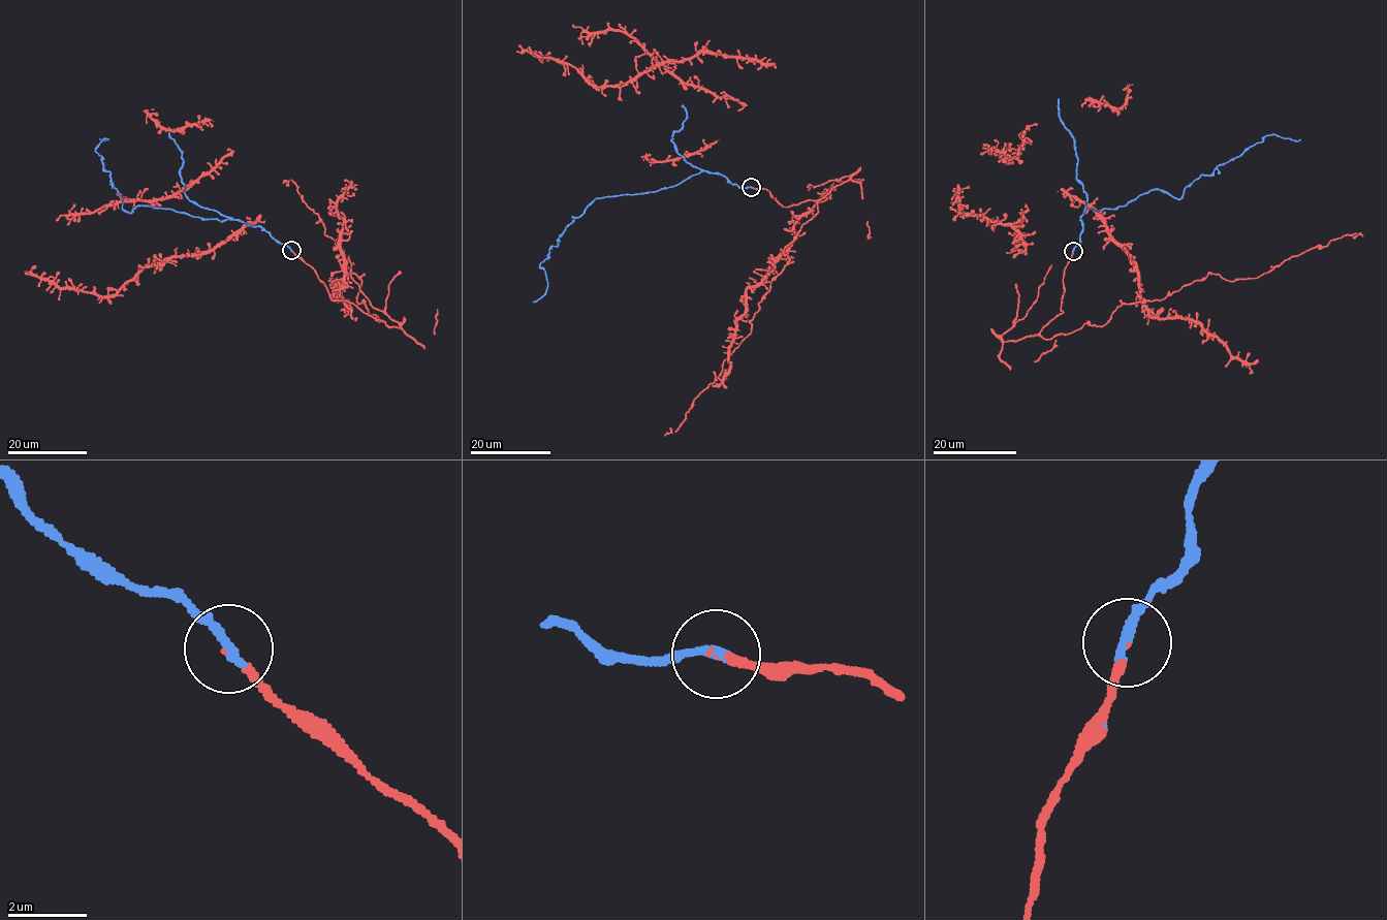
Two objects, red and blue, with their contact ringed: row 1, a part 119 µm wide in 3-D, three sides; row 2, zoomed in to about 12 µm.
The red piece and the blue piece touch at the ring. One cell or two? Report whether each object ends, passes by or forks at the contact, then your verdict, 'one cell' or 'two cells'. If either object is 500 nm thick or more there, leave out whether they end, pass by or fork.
red ends there; blue ends there; one cell

